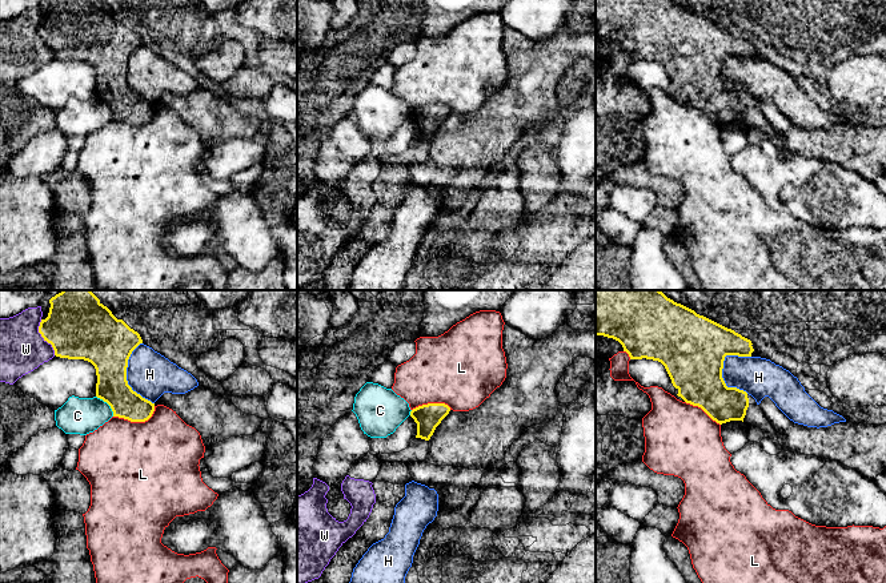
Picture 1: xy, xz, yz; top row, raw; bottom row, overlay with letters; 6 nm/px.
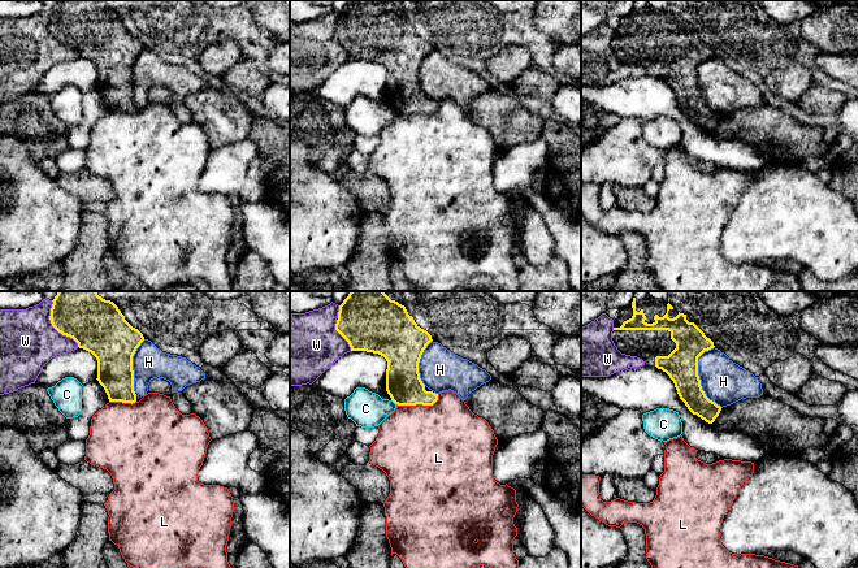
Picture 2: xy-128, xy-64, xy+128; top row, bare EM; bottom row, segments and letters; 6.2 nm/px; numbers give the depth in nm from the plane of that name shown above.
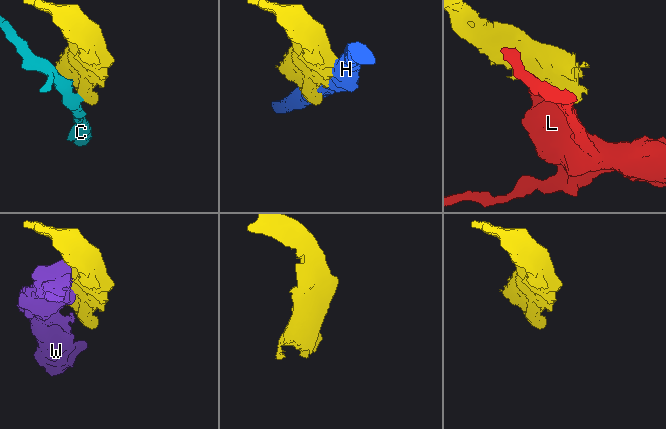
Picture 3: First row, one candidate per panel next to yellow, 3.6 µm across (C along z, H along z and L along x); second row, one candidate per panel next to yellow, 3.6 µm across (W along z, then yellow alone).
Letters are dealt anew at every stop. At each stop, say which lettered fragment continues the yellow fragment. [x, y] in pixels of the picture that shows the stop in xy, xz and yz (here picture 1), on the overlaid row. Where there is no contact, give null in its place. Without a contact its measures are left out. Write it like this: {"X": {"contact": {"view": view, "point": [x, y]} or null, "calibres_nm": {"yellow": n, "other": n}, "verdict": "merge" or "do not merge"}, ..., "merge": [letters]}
{"C": {"contact": {"view": "xy", "point": [108, 403]}, "calibres_nm": {"yellow": 200, "other": 220}, "verdict": "do not merge"}, "H": {"contact": {"view": "yz", "point": [724, 381]}, "calibres_nm": {"yellow": 380, "other": 240}, "verdict": "do not merge"}, "L": {"contact": {"view": "xy", "point": [136, 421]}, "calibres_nm": {"yellow": 190, "other": 500}, "verdict": "do not merge"}, "W": {"contact": {"view": "xy", "point": [43, 337]}, "calibres_nm": {"yellow": 380, "other": 280}, "verdict": "do not merge"}, "merge": []}

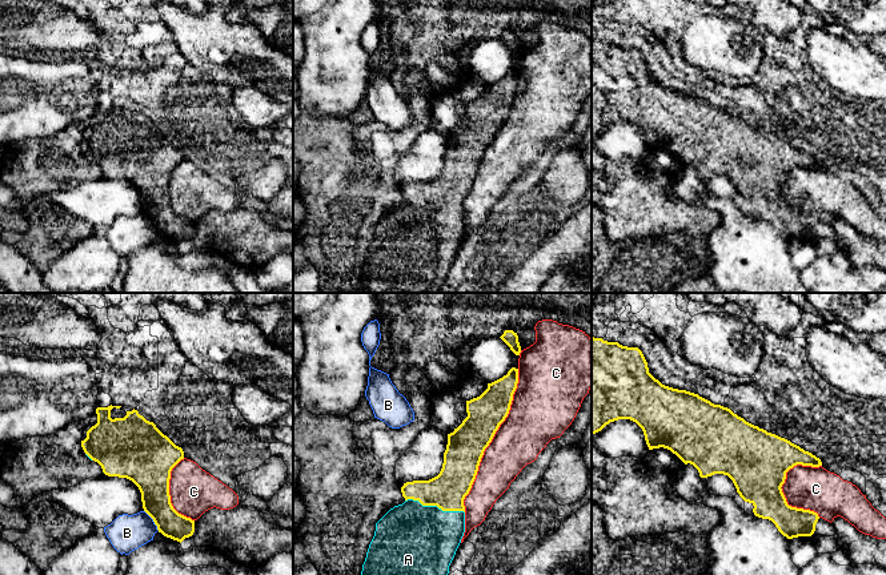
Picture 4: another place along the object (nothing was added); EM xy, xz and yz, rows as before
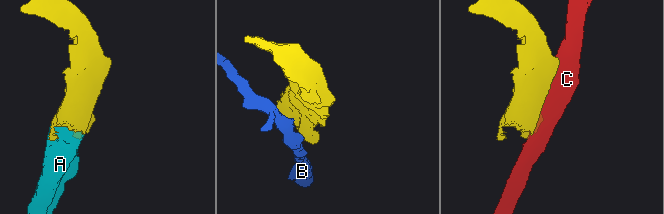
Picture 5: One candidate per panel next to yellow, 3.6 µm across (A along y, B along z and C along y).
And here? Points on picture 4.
{"A": {"contact": {"view": "xz", "point": [435, 505]}, "calibres_nm": {"yellow": 220, "other": 440}, "verdict": "merge"}, "B": {"contact": {"view": "xy", "point": [153, 521]}, "calibres_nm": {"yellow": 200, "other": 220}, "verdict": "do not merge"}, "C": {"contact": {"view": "xz", "point": [490, 441]}, "calibres_nm": {"yellow": 220, "other": 300}, "verdict": "do not merge"}, "merge": ["A"]}

